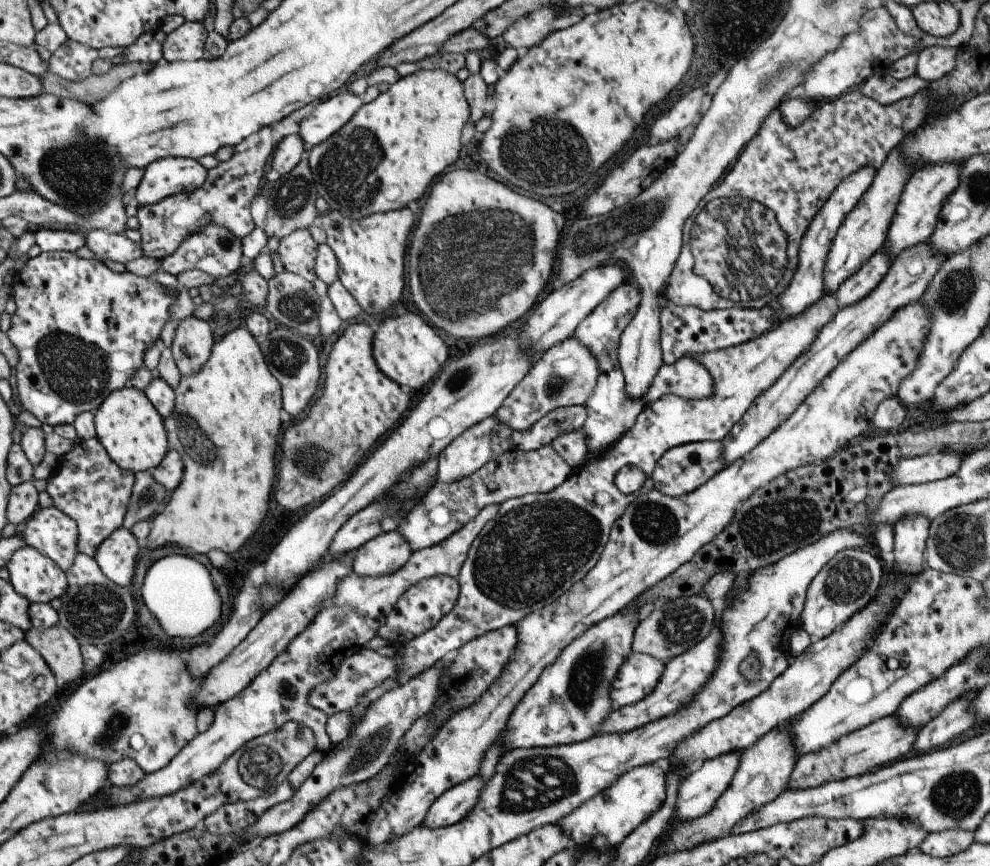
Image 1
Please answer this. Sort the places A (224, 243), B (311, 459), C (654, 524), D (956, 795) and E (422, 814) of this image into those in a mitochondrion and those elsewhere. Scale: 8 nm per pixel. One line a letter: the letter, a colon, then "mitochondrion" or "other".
A: mitochondrion
B: mitochondrion
C: mitochondrion
D: mitochondrion
E: other

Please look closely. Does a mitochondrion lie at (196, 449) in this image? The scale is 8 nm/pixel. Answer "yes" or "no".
yes

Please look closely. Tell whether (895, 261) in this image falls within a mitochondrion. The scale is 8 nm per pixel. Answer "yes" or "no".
no

